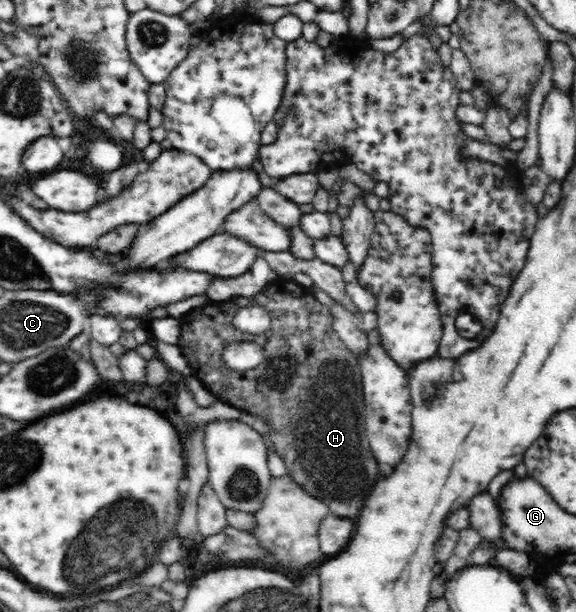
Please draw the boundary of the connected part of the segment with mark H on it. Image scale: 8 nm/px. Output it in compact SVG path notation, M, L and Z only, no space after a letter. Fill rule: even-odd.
M279 274L265 284L255 296L232 297L228 301L211 301L195 308L179 318L183 334L195 334L191 342L179 342L178 347L185 356L191 374L211 390L216 391L219 407L229 405L259 416L261 420L275 426L271 436L276 451L285 462L288 475L300 484L305 492L329 507L331 515L353 518L360 514L373 484L379 478L379 464L372 453L365 426L366 406L361 386L361 373L355 355L346 347L333 329L333 316L330 309L319 302L310 290L299 284L293 276ZM259 306L270 315L269 331L260 335L241 333L235 329L232 319L241 308ZM232 342L254 342L265 348L263 366L256 370L236 370L225 368L222 350Z

